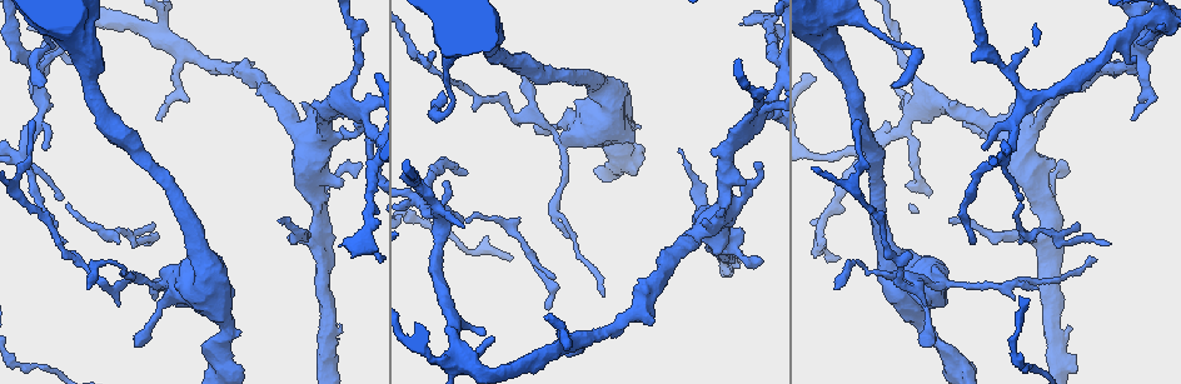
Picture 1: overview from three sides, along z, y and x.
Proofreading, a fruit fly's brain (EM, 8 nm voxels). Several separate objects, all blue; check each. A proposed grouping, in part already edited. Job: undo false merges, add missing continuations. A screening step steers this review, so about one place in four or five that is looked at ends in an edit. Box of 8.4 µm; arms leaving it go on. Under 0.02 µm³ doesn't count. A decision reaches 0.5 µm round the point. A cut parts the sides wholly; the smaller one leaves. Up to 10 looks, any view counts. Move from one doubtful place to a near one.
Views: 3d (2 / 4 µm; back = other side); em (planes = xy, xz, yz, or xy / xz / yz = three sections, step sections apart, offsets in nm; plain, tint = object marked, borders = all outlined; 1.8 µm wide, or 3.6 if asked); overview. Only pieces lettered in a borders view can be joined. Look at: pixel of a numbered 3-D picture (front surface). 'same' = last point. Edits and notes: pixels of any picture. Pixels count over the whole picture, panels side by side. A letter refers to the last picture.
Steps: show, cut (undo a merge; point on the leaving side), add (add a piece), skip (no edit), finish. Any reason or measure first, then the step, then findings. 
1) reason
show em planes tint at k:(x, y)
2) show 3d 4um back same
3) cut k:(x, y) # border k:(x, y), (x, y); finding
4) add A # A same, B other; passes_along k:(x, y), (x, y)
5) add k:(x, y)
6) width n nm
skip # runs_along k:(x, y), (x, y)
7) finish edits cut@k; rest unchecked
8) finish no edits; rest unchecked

an open end
show 3d 2um at 1:(355, 126)

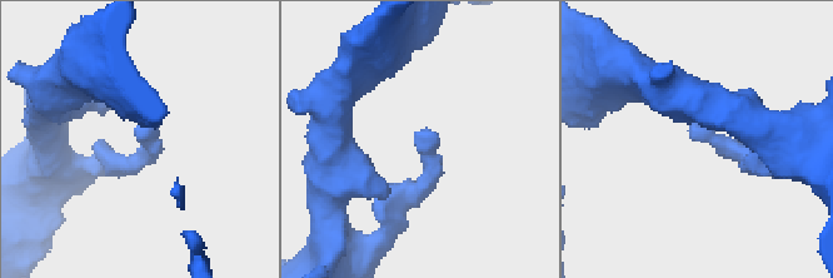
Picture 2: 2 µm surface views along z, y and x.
show em planes borders at 2:(135, 135)

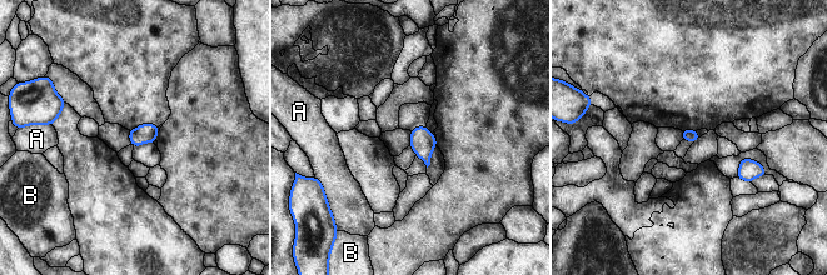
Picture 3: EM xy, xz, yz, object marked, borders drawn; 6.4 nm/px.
longest_contact A 40 nm
skip # A other, B other; no lettered piece goes on from it

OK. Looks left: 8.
tapers out
show em yz step 4 borders at 1:(950, 220)

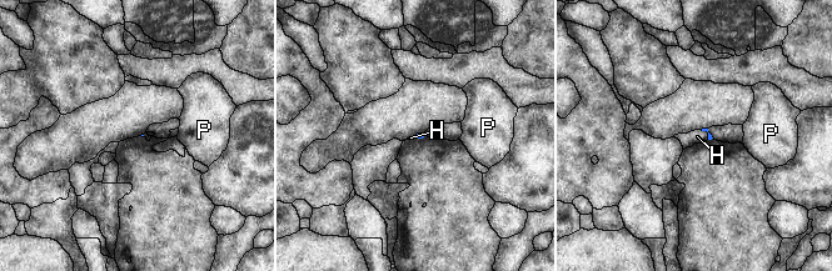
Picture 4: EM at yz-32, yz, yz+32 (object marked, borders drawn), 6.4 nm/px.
another direction
show em planes borders same

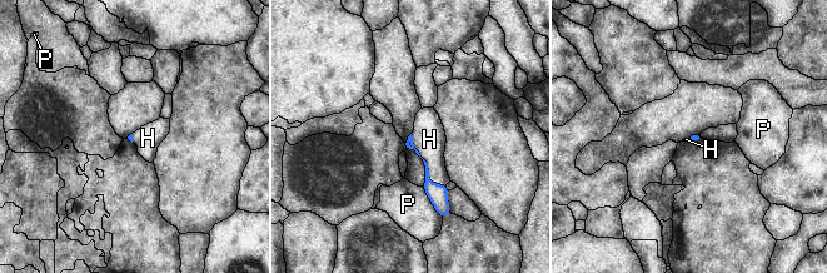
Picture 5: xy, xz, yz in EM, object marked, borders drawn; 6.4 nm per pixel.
add H # H same, P other; passes_along 5:(438, 194), (427, 165), (429, 139); it goes on there

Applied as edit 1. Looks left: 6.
show overview

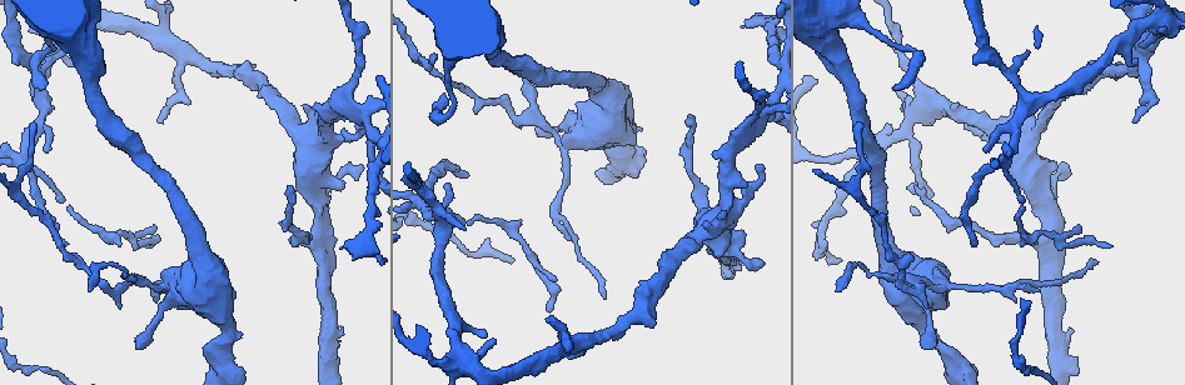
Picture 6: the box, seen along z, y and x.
free end
show em 3.6um xy step 8 tint at 6:(135, 346)

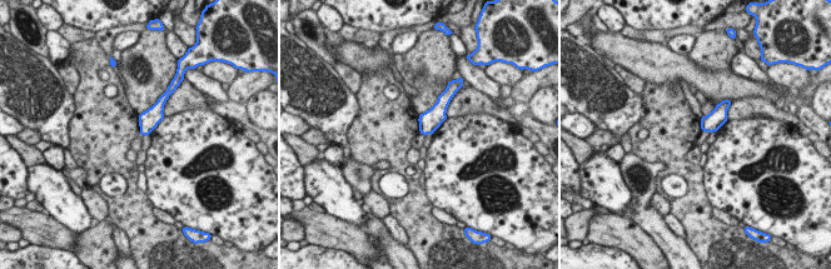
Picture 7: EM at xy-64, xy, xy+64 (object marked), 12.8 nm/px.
show em 3.6um planes borders same

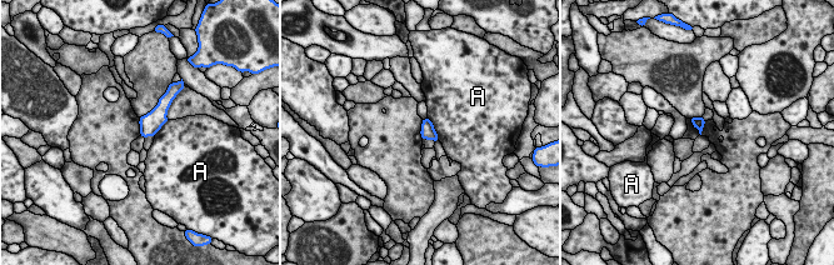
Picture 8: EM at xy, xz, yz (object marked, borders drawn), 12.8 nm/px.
width 160 nm
skip # A other; border 8:(427, 118), (432, 123), (438, 139); none of them fits

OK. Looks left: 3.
free end
show 3d 4um at 6:(89, 290)

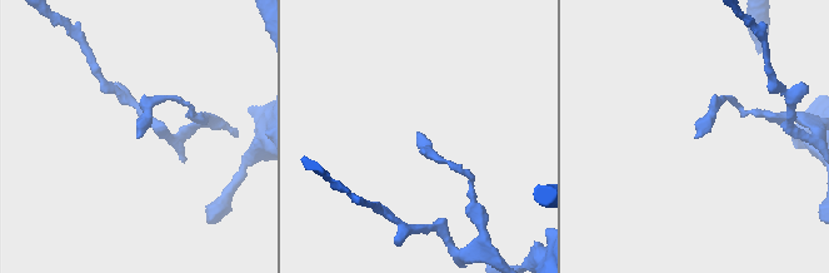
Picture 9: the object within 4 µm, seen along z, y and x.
show em xz step 16 tint at 9:(697, 135)

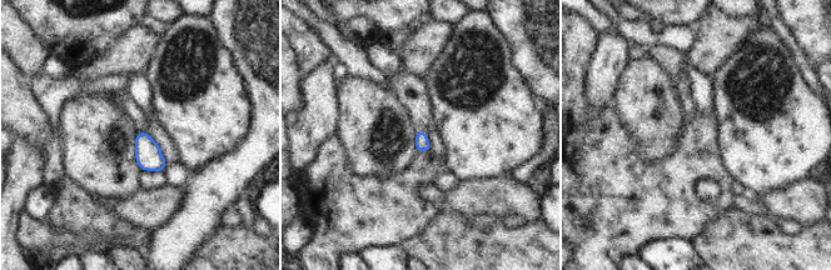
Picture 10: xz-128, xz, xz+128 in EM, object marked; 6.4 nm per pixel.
show em planes borders same

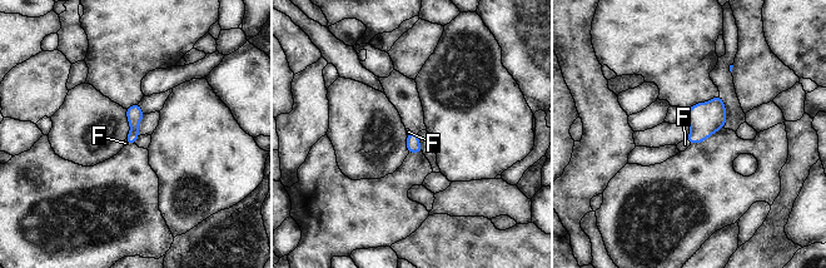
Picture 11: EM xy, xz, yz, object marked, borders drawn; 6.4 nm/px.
longest_contact F 50 nm
add F # F same; passes_along 11:(705, 119), (687, 140), (685, 144); it goes on there

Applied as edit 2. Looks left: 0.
finish edits add@5, add@11; rest unchecked

